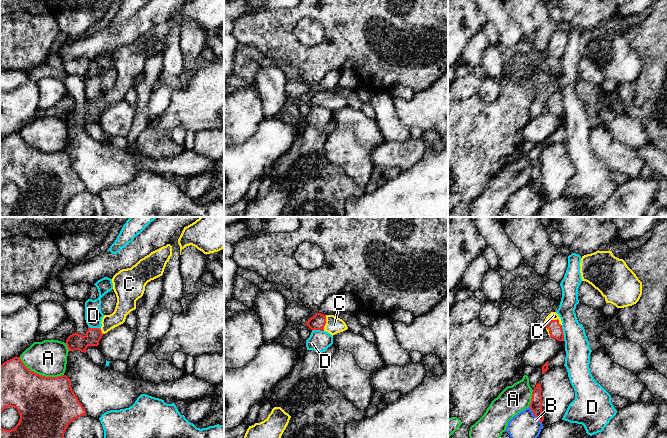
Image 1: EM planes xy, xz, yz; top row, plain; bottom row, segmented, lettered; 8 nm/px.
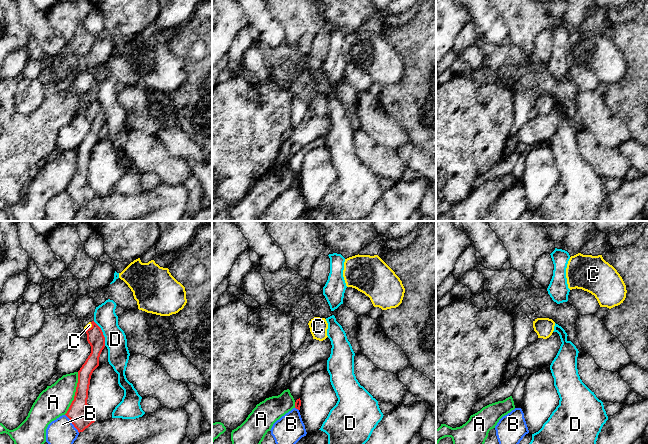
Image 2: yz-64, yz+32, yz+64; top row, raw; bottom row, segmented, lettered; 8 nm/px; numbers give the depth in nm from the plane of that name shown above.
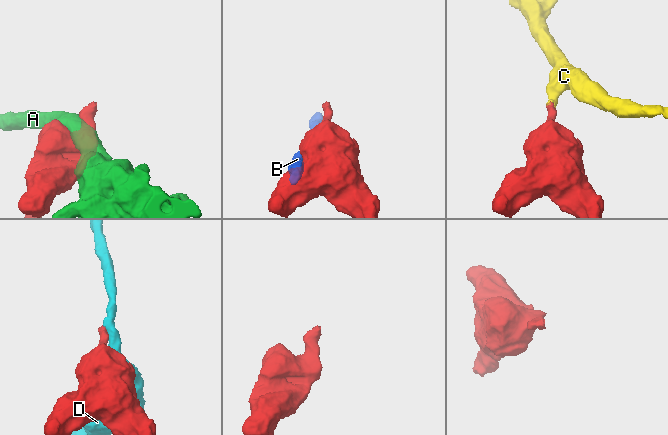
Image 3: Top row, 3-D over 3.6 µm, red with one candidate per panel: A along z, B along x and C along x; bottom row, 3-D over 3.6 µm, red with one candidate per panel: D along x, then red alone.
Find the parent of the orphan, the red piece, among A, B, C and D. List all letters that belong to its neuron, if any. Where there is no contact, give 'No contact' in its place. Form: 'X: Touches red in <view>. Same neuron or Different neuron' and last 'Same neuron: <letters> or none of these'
A: Touches red in xy. Different neuron
B: Touches red in yz. Different neuron
C: Touches red in yz. Same neuron
D: Touches red in yz. Different neuron
Same neuron: C

